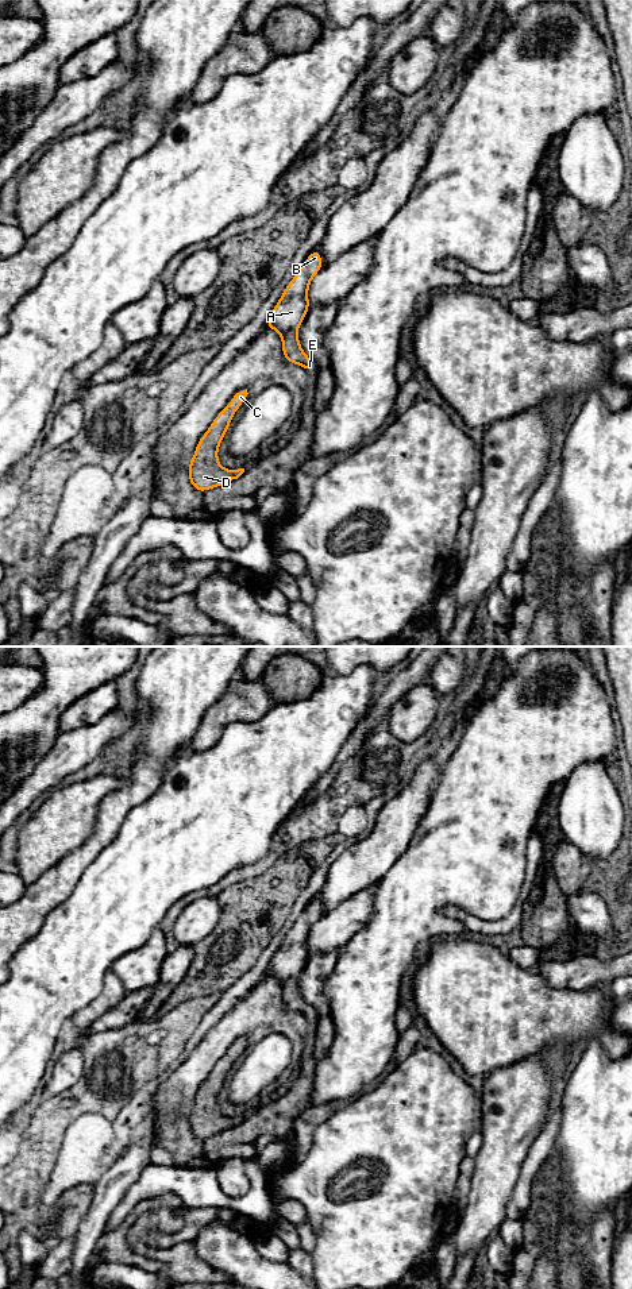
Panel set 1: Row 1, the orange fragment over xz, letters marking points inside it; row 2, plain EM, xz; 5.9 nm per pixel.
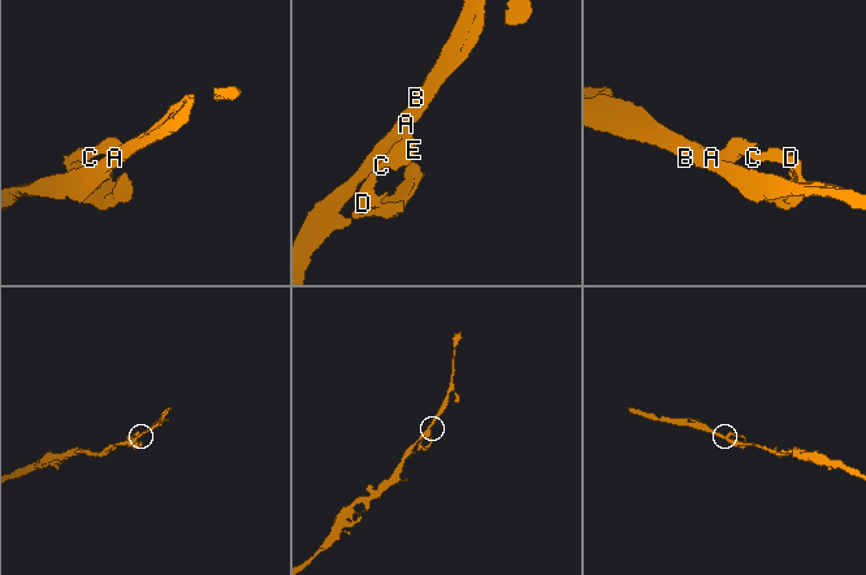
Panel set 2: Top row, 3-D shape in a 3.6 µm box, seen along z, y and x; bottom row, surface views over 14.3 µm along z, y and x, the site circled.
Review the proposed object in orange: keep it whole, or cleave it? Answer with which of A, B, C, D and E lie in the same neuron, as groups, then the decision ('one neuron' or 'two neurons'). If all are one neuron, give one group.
groups A B C D E; one neuron

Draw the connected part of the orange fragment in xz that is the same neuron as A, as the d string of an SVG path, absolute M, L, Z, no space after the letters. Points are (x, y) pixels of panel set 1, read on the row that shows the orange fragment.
M317 247L286 285L273 308L265 329L275 329L281 335L282 355L286 362L300 364L307 373L316 368L315 362L302 351L297 328L304 321L311 305L308 298L312 278L323 269L323 258Z

